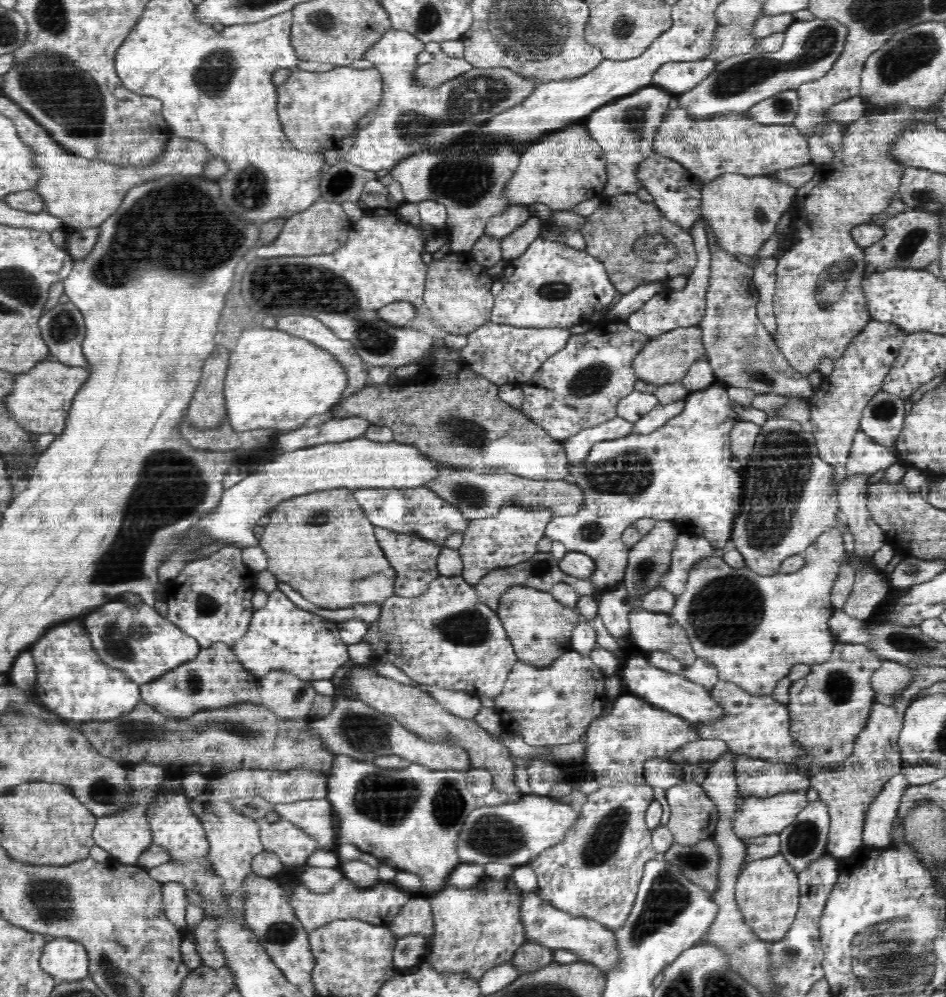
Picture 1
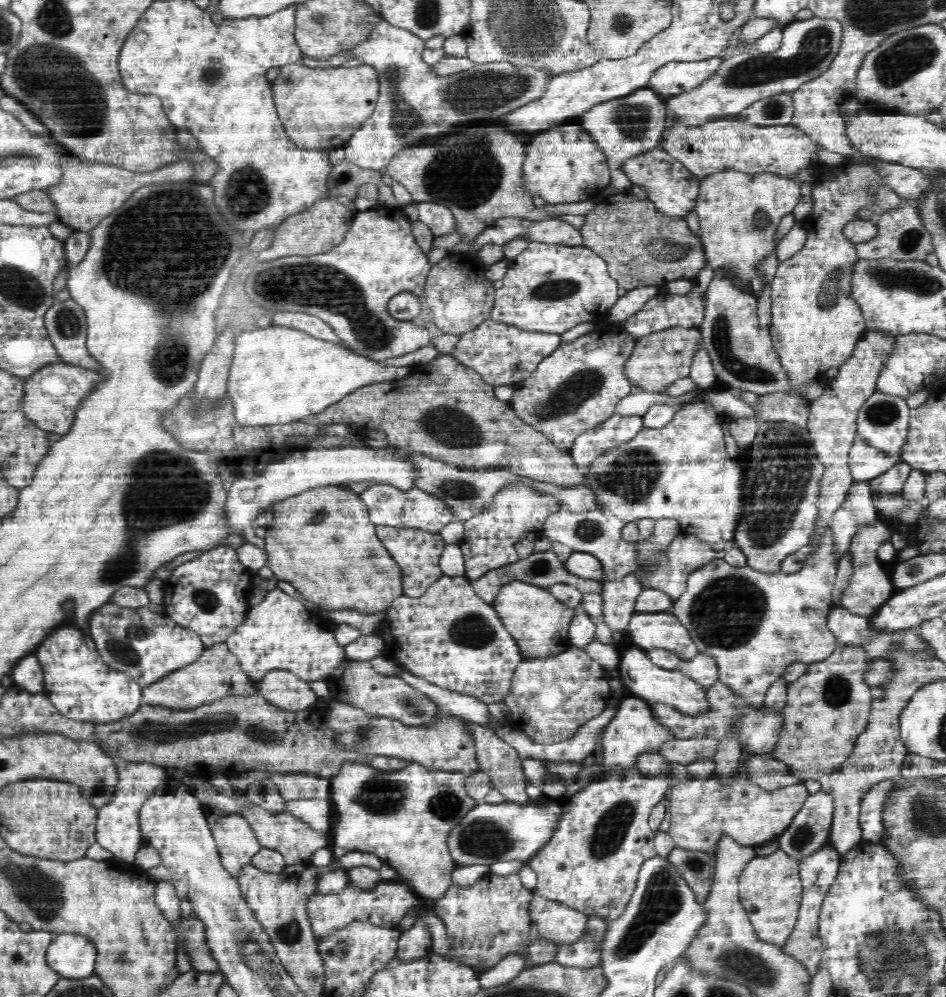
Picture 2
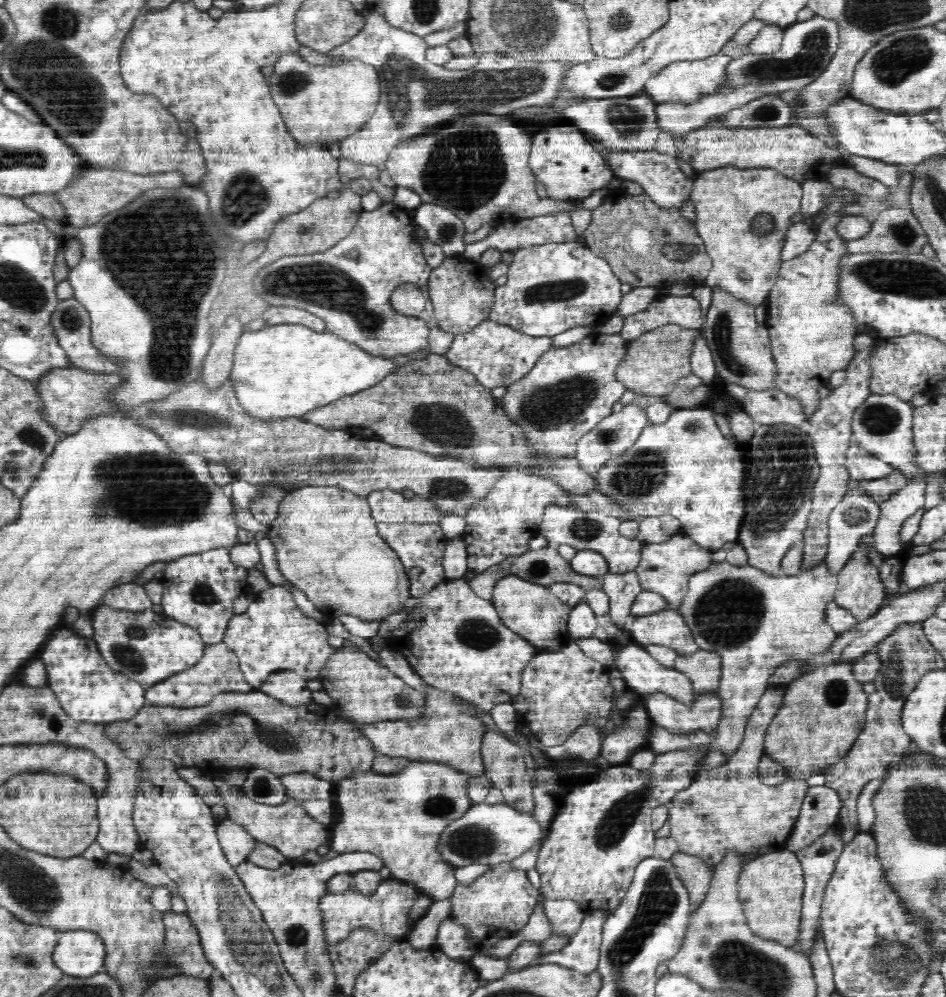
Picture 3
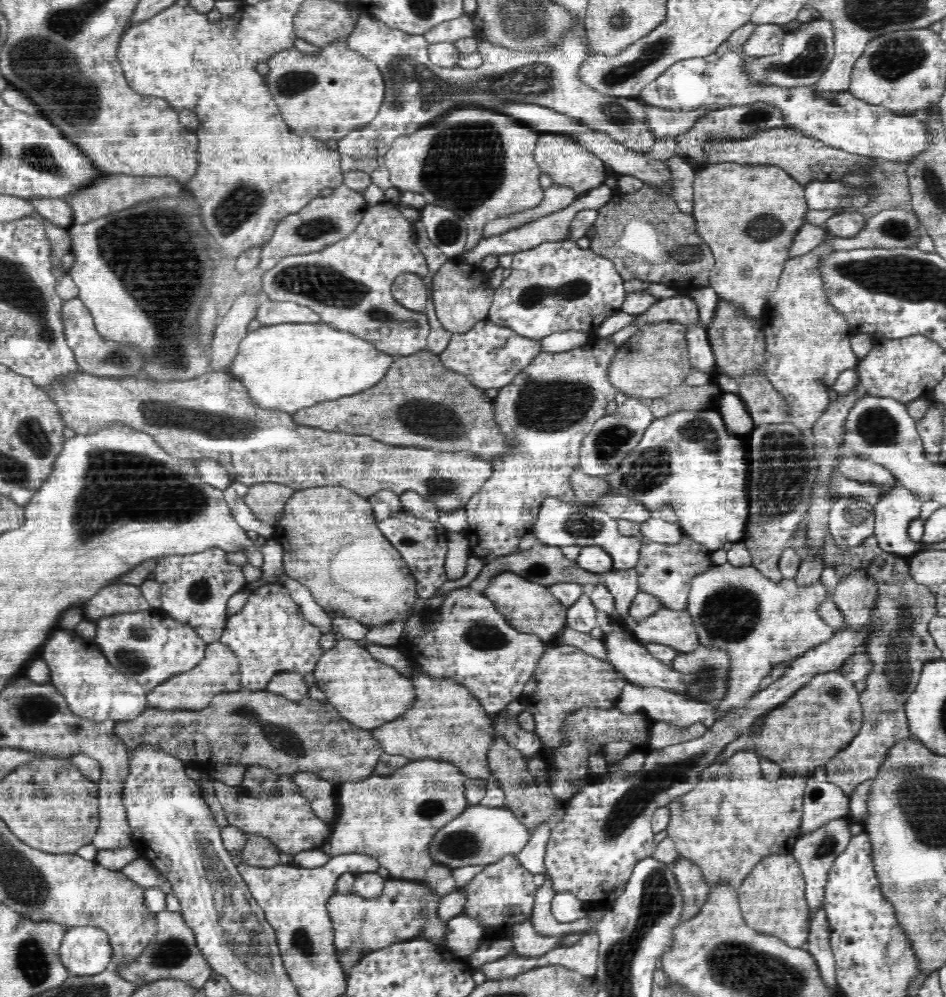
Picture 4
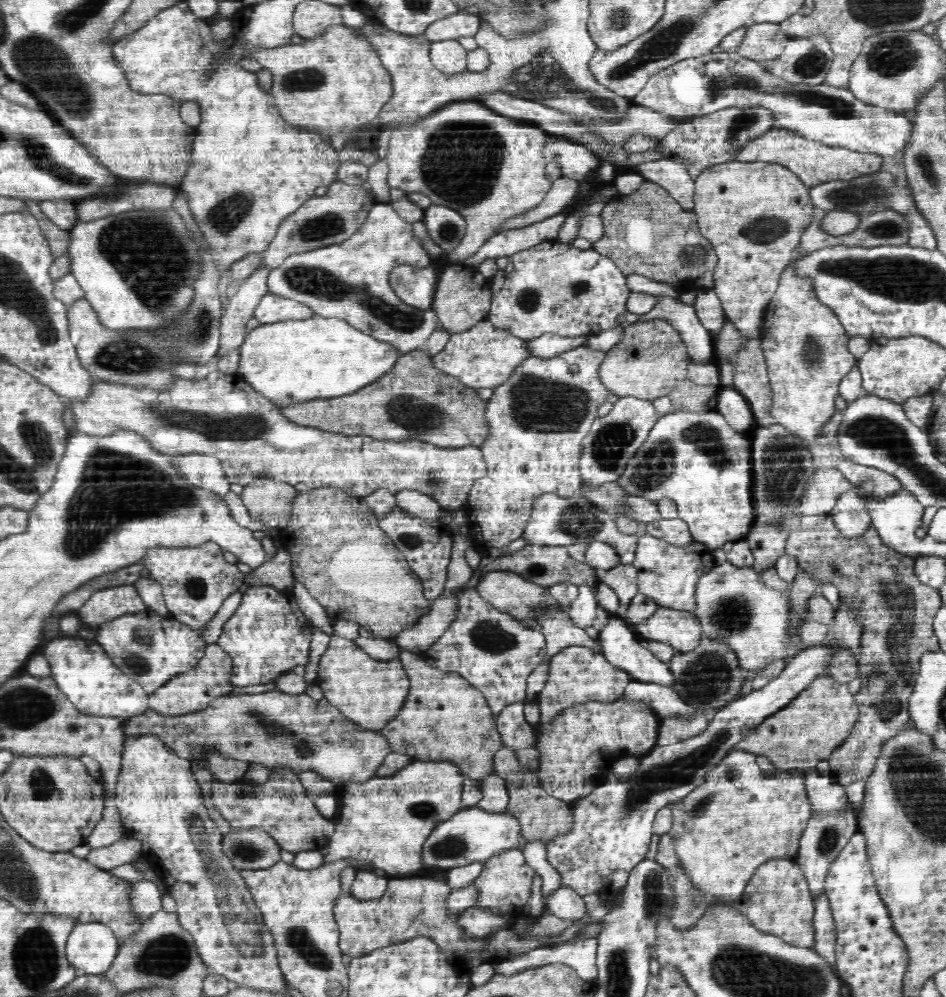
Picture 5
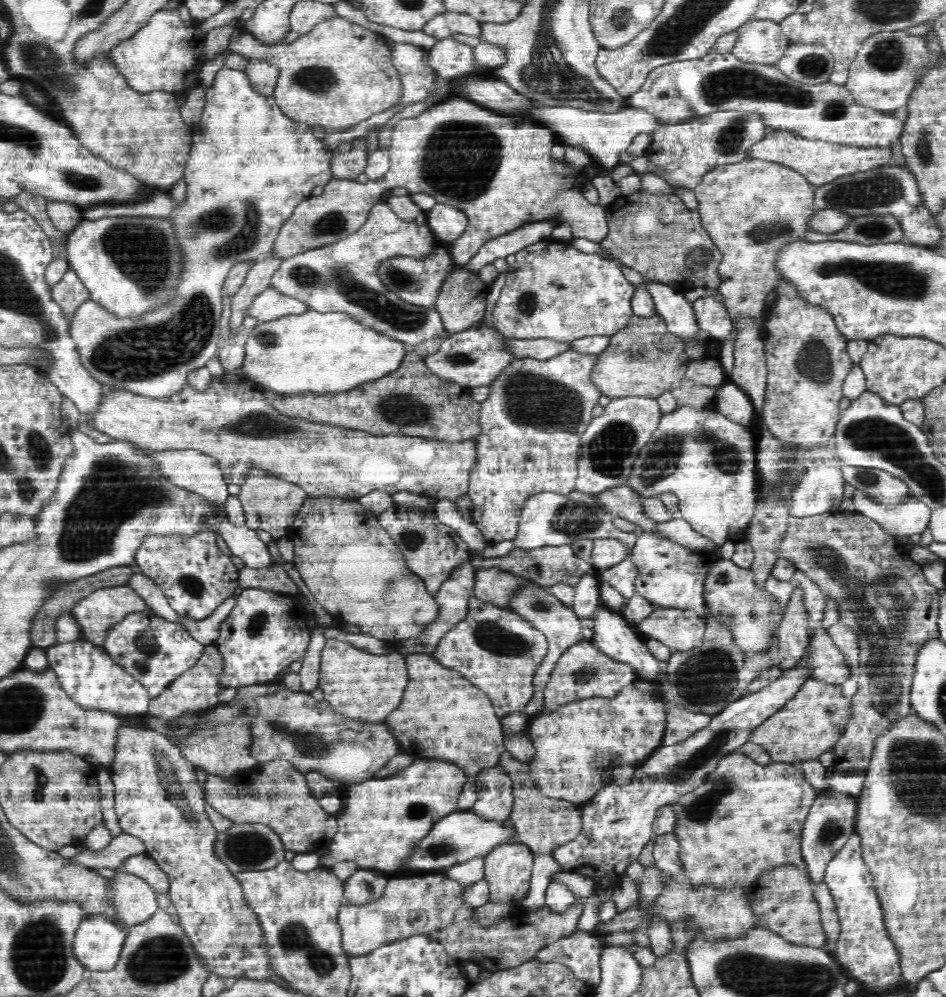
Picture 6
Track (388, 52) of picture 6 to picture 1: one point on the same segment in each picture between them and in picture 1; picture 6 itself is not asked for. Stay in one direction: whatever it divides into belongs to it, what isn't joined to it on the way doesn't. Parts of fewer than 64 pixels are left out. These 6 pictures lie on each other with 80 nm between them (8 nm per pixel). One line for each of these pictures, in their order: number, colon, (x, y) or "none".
1: (317, 110)
2: (319, 108)
3: (320, 104)
4: (327, 95)
5: (334, 83)

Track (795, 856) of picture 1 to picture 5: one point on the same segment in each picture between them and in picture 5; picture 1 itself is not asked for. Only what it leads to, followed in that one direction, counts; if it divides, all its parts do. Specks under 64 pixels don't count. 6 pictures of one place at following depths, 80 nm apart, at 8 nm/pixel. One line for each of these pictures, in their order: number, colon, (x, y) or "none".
2: (810, 829)
3: (820, 809)
4: (823, 802)
5: (825, 797)

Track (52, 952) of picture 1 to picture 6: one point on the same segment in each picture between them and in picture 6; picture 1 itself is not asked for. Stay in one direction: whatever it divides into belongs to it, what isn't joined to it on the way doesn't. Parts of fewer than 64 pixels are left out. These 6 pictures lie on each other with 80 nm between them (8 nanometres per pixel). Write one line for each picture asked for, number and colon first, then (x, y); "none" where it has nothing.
2: (72, 955)
3: (80, 953)
4: (85, 950)
5: (91, 948)
6: (98, 943)

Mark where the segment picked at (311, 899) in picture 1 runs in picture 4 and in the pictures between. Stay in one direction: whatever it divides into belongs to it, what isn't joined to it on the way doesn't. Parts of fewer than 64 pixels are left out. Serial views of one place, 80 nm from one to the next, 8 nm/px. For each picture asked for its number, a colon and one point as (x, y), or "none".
2: (383, 906)
3: (385, 911)
4: (405, 910)

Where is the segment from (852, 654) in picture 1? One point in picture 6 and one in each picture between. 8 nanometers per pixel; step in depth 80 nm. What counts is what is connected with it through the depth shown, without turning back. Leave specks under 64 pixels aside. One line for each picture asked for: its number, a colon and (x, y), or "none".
2: (828, 707)
3: (823, 712)
4: (817, 721)
5: (797, 737)
6: (810, 724)

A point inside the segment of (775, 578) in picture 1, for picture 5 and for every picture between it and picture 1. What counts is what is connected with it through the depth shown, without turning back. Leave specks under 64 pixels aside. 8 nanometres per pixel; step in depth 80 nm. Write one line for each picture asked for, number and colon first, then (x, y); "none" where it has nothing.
2: (754, 624)
3: (756, 622)
4: (758, 624)
5: (733, 605)

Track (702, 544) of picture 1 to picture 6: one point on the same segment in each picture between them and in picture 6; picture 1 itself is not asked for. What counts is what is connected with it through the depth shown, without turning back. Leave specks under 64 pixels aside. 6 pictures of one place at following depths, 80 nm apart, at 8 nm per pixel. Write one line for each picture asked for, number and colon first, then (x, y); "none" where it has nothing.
2: (685, 554)
3: (665, 568)
4: (664, 570)
5: (668, 574)
6: (670, 576)

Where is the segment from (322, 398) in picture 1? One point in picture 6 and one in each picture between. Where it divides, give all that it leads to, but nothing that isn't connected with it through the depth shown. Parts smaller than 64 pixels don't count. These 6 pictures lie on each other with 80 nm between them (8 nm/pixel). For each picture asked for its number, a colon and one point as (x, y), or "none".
2: (278, 375)
3: (283, 370)
4: (286, 367)
5: (294, 361)
6: (313, 352)

